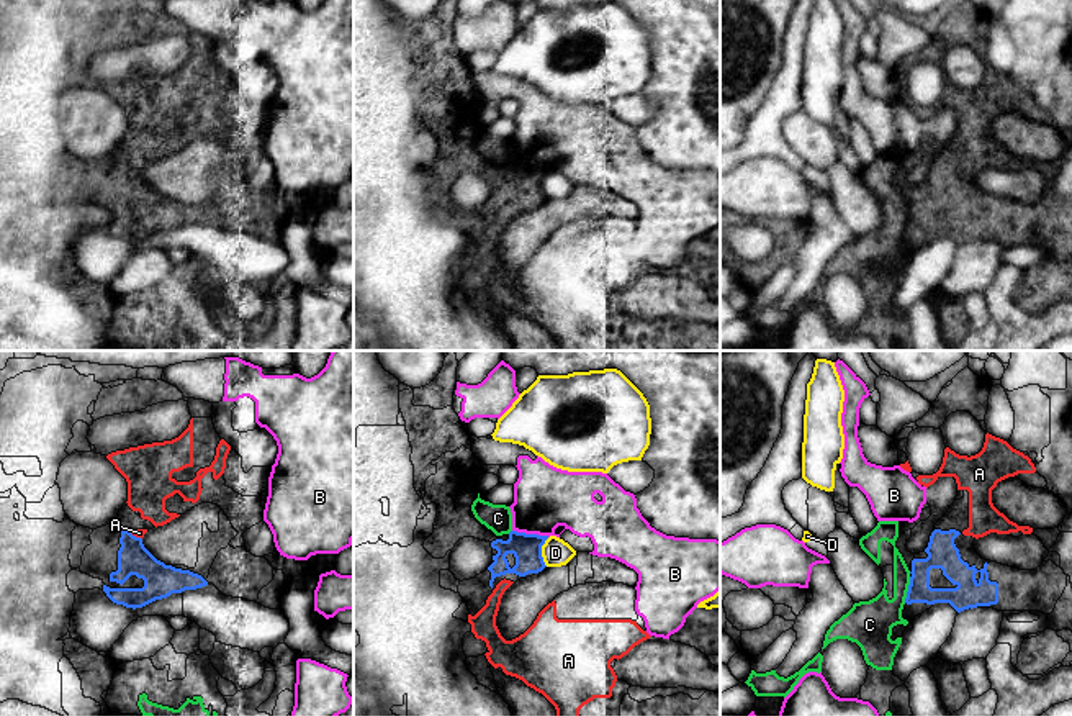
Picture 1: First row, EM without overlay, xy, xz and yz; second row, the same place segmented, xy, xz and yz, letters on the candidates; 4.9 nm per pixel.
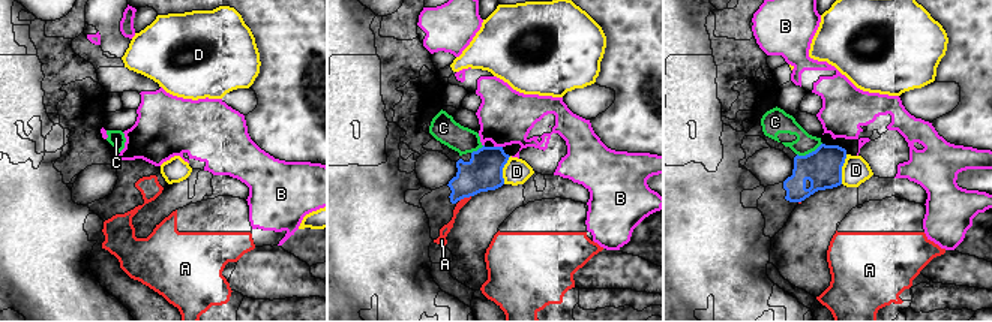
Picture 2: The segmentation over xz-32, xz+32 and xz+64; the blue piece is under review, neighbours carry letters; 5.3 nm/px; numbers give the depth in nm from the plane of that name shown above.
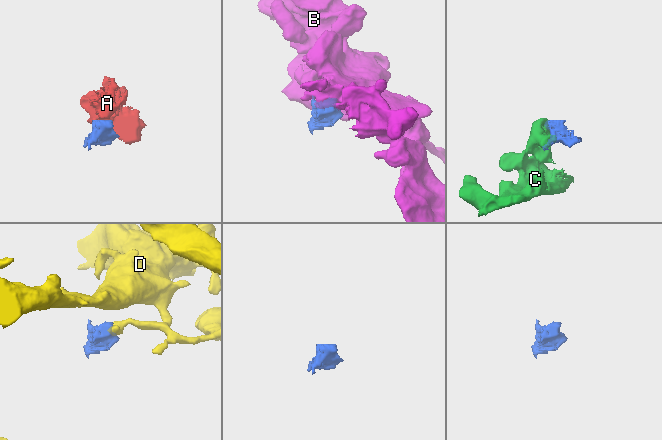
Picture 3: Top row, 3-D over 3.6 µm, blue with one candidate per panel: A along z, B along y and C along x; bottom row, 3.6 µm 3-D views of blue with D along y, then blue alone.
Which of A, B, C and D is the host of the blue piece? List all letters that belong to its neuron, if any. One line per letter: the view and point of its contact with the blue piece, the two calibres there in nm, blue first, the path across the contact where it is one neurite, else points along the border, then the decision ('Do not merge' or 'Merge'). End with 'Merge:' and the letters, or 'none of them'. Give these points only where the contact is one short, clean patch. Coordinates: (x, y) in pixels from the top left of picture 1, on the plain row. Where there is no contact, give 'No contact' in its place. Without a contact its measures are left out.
A: Touches blue at xy (135, 169). Thickness 160 nm (blue) against 50 nm. Path across: xy (133, 192), (135, 169), (139, 166). Merge
B: Touches blue at xz (531, 167). Thickness 140 nm (blue) against 300 nm. Boundary: xz (513, 163), (549, 169). Do not merge
C: Touches blue at yz (909, 223). Thickness 150 nm (blue) against 220 nm. Boundary: yz (910, 210), (904, 235). Do not merge
D: Touches blue at xz (540, 185). Thickness 140 nm (blue) against 140 nm. Boundary: xz (549, 171), (542, 179), (545, 199). Do not merge
Merge: A

